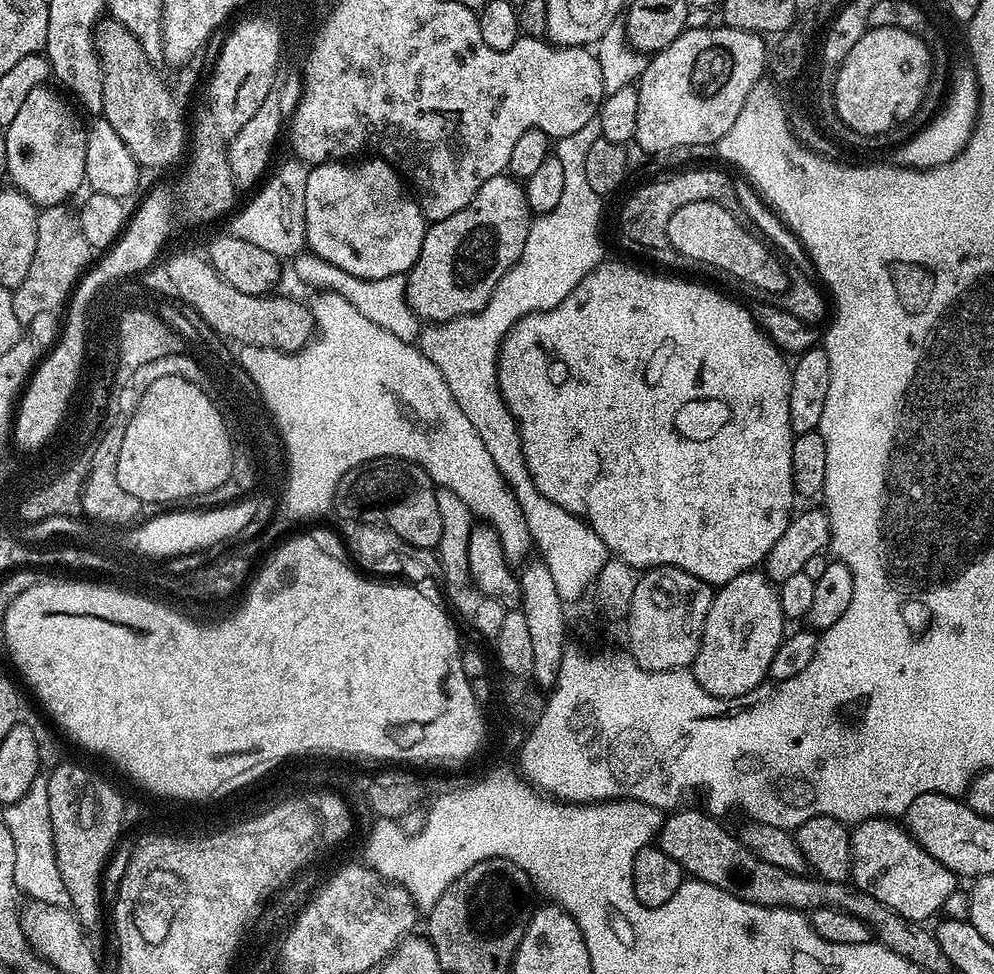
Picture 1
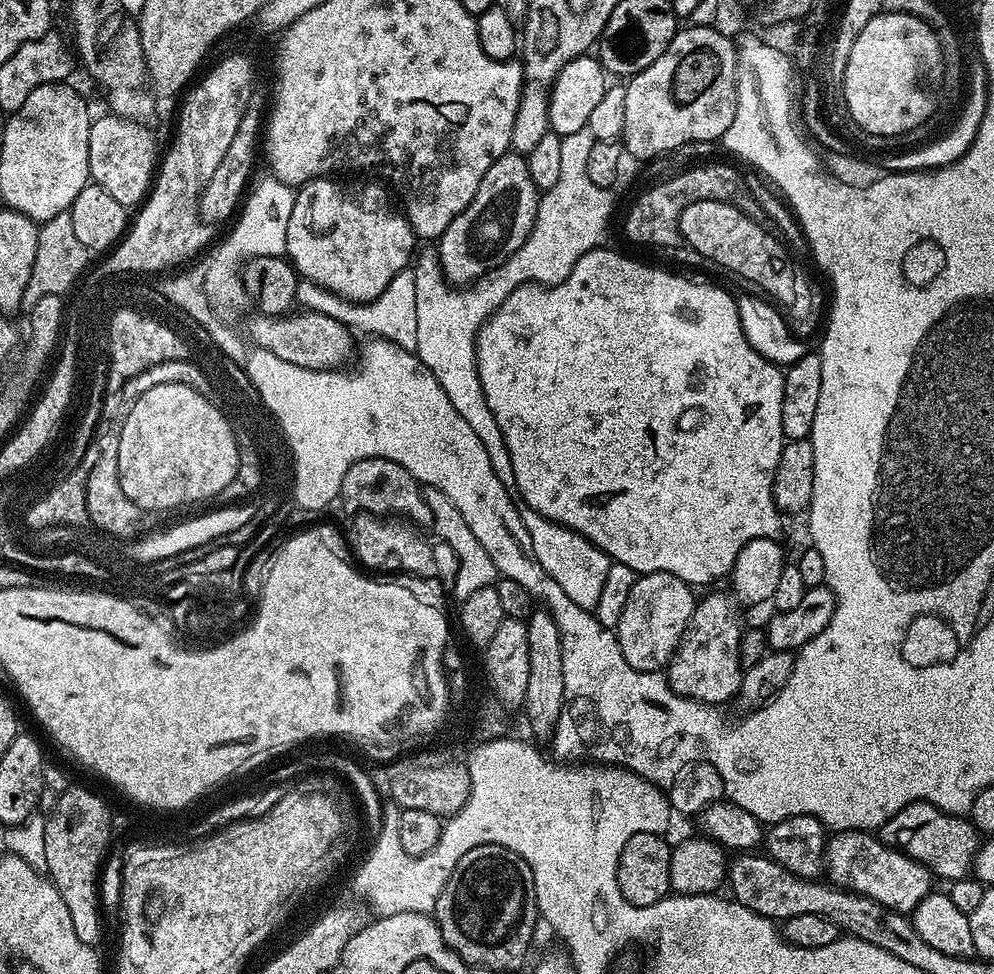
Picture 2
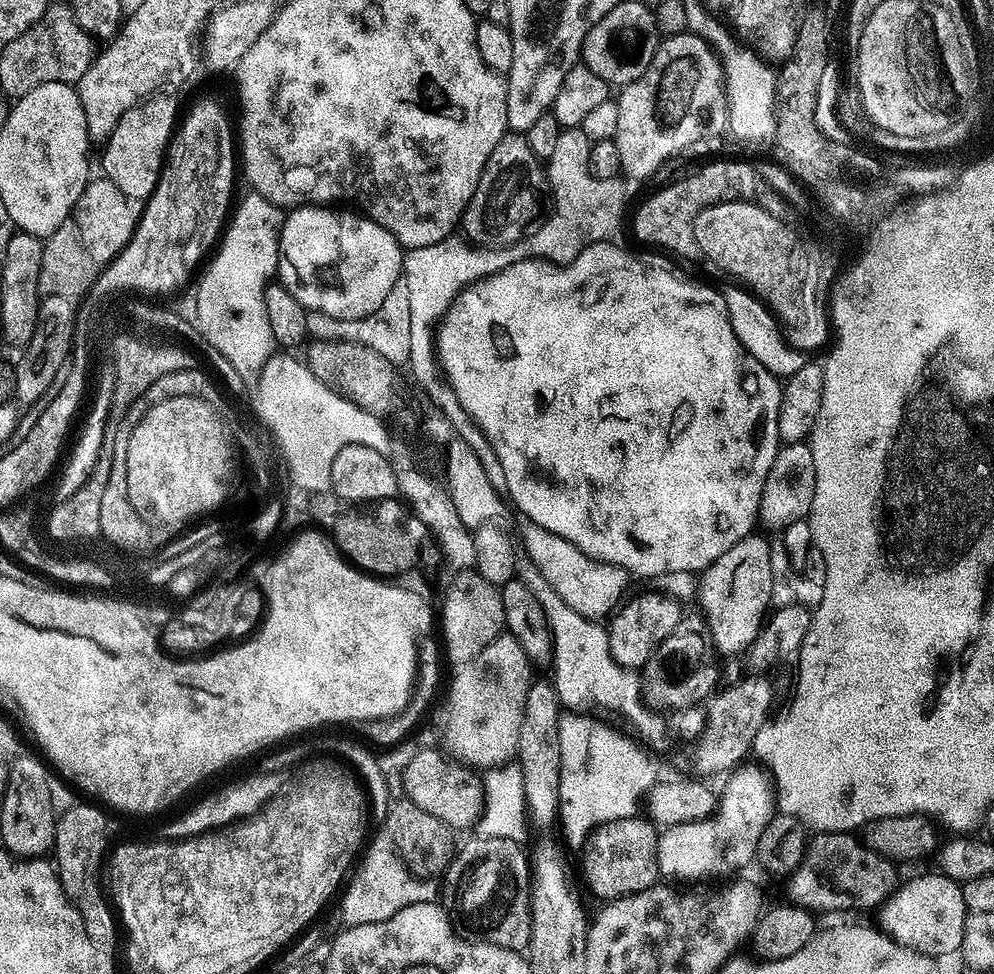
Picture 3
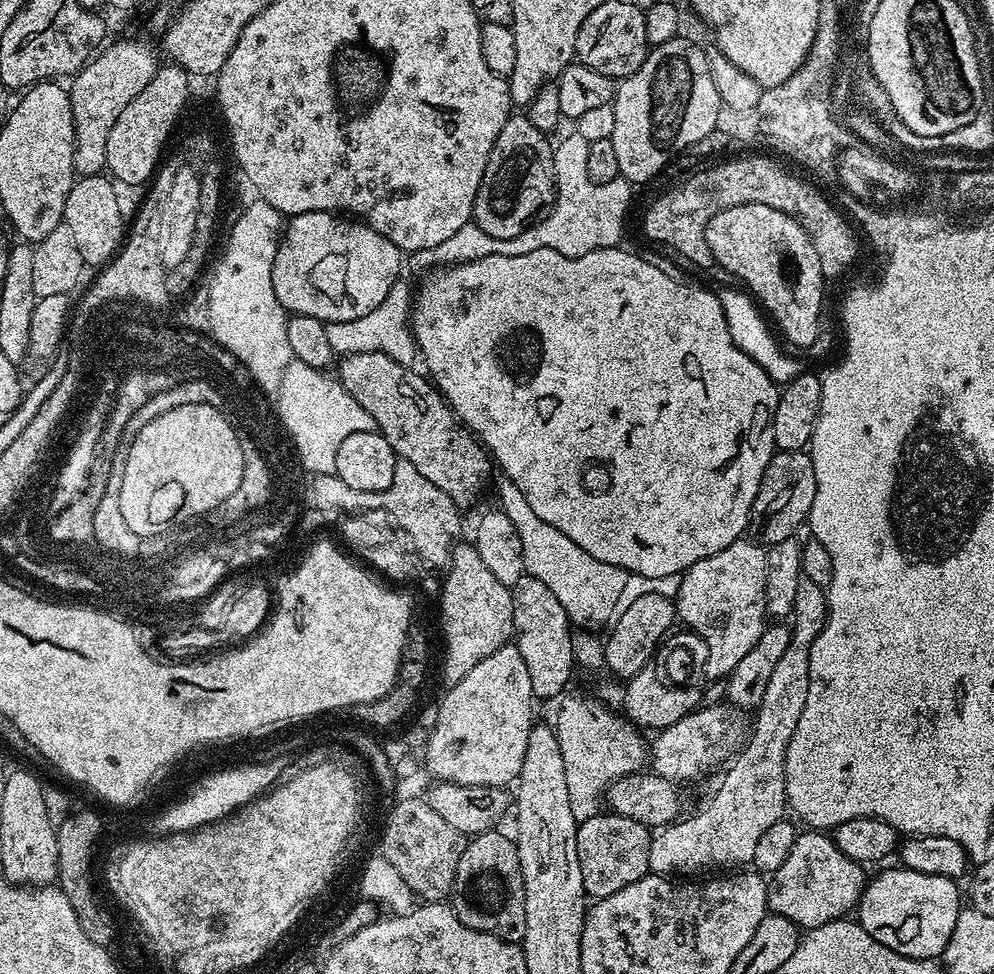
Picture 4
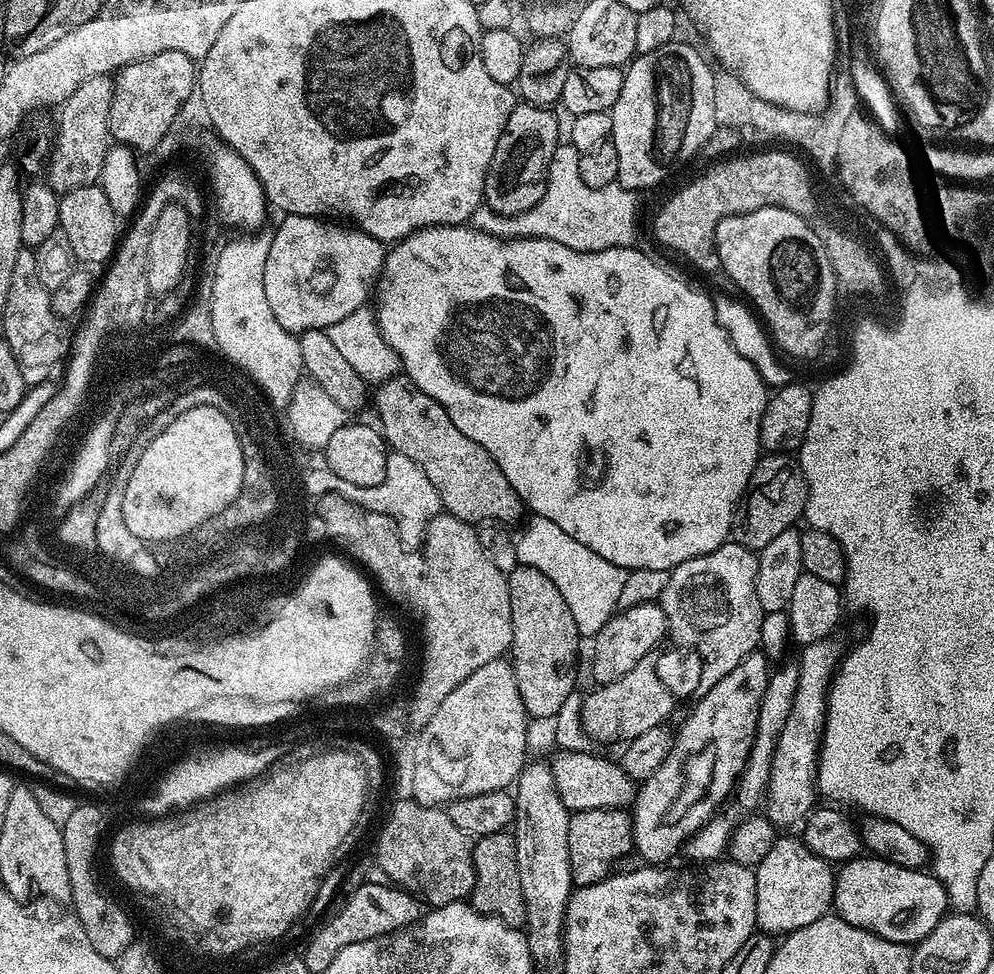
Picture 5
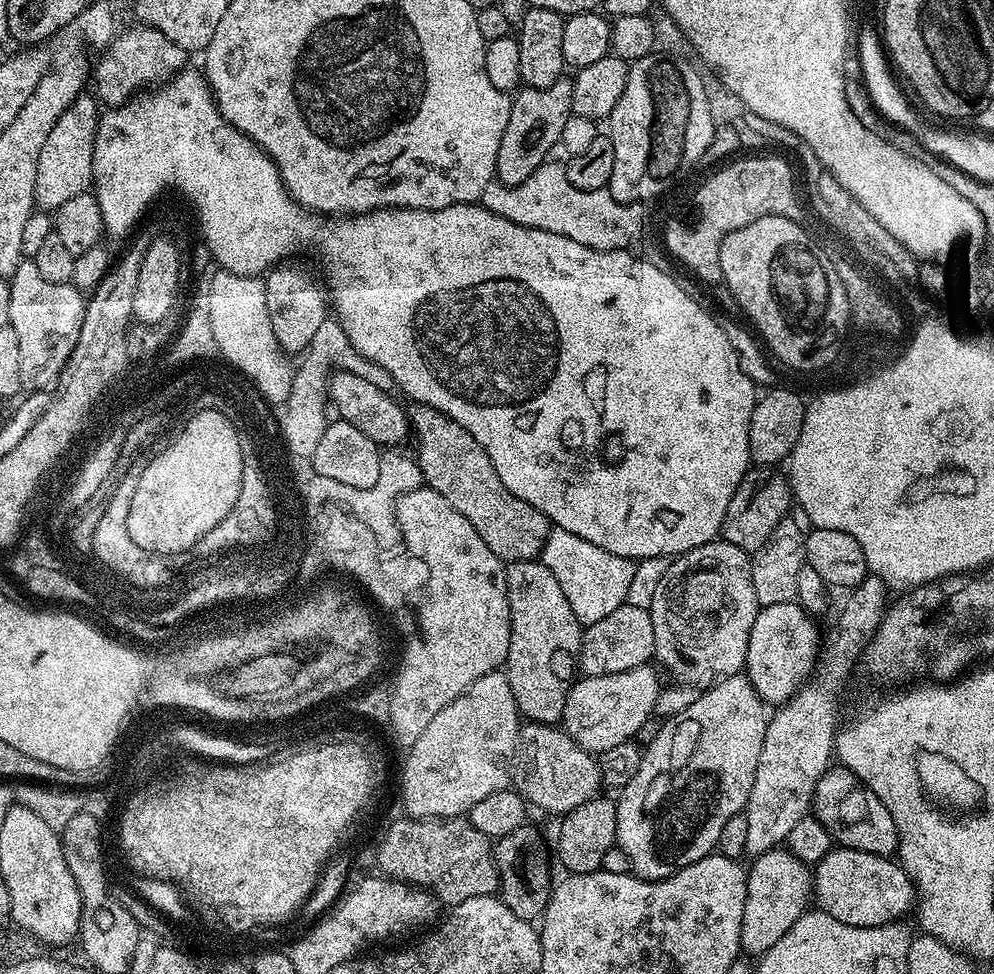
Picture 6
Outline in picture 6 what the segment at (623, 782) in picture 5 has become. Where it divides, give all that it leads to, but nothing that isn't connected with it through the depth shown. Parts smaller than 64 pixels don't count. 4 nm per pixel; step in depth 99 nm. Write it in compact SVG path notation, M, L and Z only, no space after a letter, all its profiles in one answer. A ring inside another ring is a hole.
M525 723L520 730L518 741L518 757L524 765L520 768L520 777L515 777L514 788L519 792L533 809L541 808L544 812L553 812L556 818L564 813L582 806L582 802L593 800L602 788L602 777L597 757L591 752L582 750L578 742L568 737L567 732L551 724Z

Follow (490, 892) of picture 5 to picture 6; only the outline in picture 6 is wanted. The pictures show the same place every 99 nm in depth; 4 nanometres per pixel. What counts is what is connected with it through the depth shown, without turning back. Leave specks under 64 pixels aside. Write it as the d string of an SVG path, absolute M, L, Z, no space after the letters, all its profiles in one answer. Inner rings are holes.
M526 822L514 834L506 834L494 844L495 865L499 872L500 900L518 914L518 918L532 922L543 917L554 880L548 877L548 864L540 849L540 832Z

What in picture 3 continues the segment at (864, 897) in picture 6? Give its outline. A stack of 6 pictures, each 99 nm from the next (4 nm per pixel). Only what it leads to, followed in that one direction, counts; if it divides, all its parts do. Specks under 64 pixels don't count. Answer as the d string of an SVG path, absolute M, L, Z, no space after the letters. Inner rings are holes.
M943 874L916 876L899 885L896 891L879 905L879 929L885 936L924 956L941 958L959 953L962 946L964 923L970 915L964 906L964 895L957 881Z

